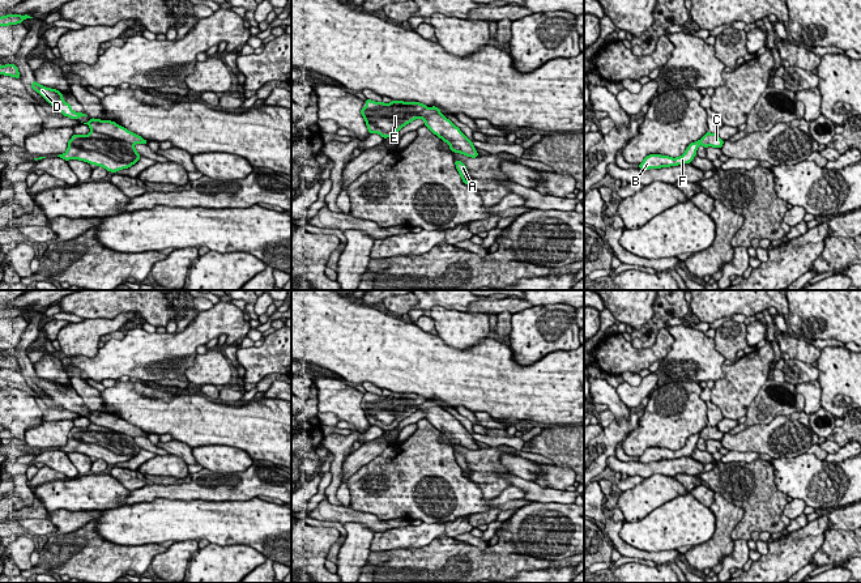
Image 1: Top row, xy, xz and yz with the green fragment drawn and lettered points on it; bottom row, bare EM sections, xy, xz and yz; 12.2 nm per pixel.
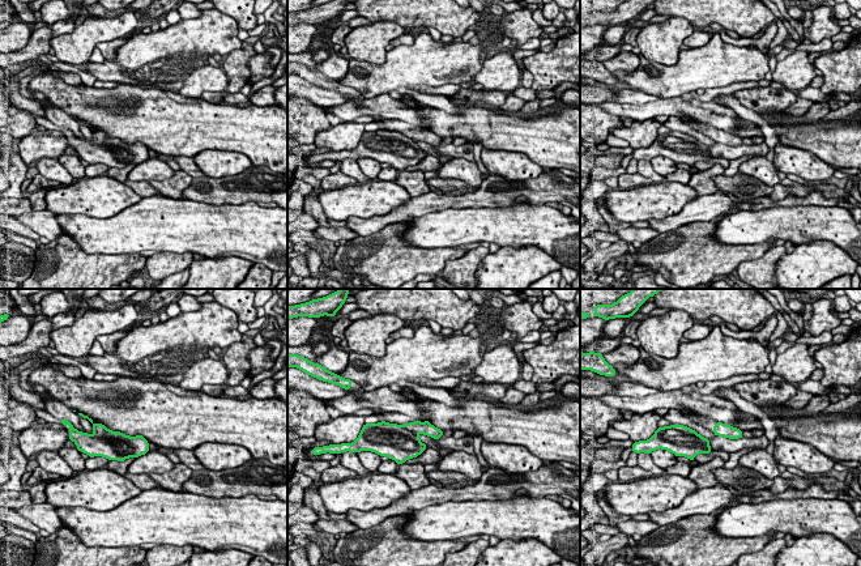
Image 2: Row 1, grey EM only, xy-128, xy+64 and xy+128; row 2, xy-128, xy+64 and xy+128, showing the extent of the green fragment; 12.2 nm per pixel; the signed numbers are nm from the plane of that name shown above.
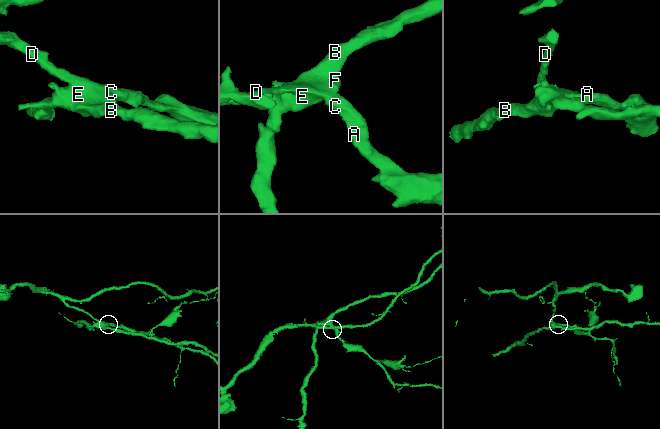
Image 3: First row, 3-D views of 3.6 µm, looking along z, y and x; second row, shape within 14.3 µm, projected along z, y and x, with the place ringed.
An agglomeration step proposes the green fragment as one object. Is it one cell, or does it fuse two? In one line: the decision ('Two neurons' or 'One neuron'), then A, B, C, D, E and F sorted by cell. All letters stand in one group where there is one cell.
Two neurons. Groups: A C D / B E F

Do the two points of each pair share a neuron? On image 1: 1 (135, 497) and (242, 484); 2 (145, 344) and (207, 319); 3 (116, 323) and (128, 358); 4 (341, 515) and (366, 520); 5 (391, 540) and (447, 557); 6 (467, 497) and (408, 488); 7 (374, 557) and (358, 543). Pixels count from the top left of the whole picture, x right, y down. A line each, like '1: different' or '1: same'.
1: same
2: same
3: different
4: same
5: different
6: same
7: different

